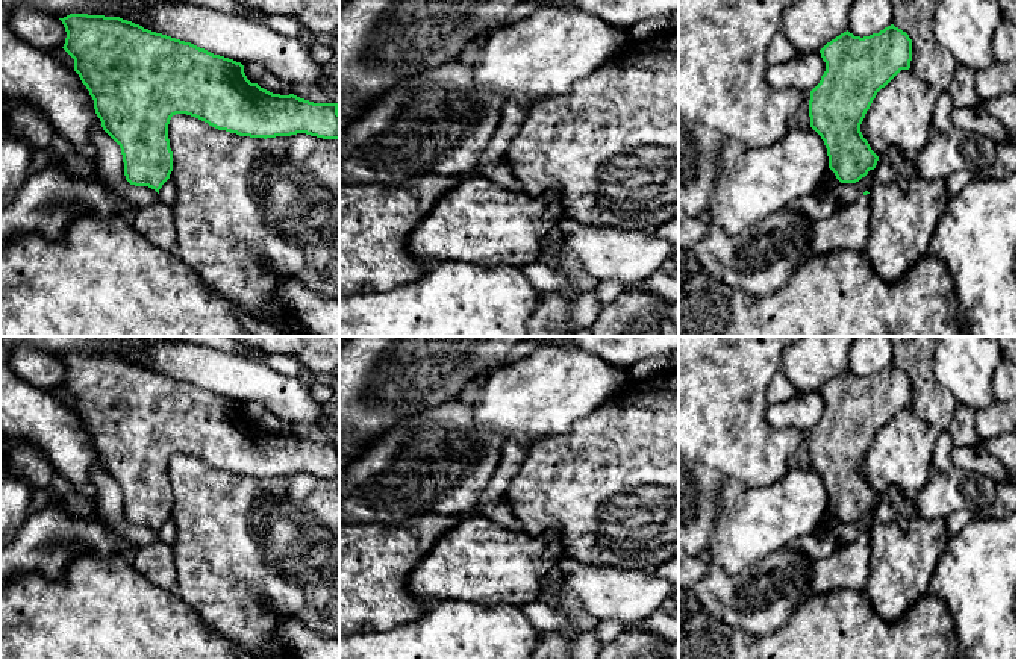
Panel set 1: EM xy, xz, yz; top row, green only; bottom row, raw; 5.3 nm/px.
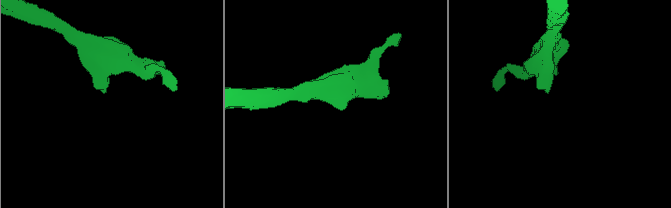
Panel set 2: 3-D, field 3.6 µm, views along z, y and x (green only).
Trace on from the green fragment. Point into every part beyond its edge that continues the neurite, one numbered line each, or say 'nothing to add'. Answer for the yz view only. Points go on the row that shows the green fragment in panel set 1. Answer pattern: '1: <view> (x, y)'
1: yz (849, 227)

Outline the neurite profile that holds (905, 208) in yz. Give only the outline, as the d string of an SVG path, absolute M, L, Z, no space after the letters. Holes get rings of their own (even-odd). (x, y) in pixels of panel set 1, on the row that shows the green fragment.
M897 147L879 156L870 189L870 238L863 255L888 283L897 283L921 258L948 208L945 180L926 180Z

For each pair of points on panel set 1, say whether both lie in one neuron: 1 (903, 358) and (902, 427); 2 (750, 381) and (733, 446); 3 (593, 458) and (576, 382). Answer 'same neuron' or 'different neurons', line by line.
1: different neurons
2: same neuron
3: different neurons

